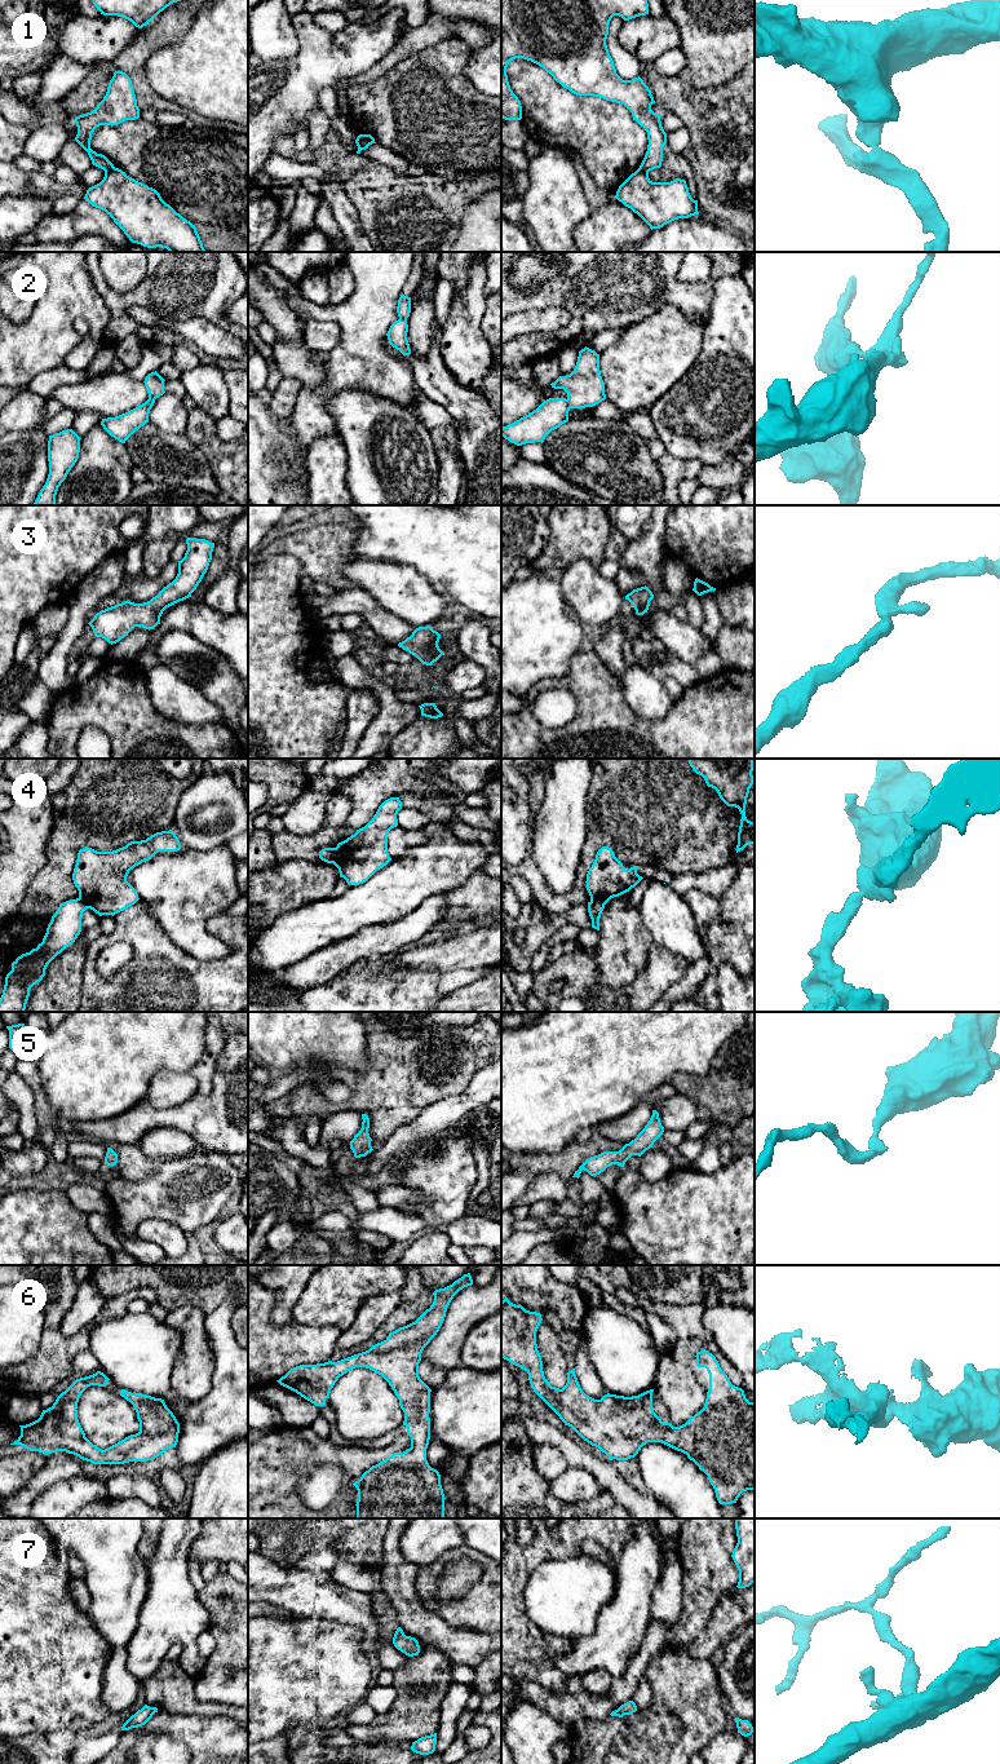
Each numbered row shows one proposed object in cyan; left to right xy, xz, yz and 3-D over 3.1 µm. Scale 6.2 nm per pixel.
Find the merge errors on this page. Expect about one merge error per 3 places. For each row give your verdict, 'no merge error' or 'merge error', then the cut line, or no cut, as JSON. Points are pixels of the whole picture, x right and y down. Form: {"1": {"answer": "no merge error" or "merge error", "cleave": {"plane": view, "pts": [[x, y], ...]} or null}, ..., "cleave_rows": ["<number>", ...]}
{"1": {"answer": "merge error", "cleave": {"plane": "xz", "pts": [[358, 136], [368, 145]]}}, "2": {"answer": "merge error", "cleave": {"plane": "yz", "pts": [[566, 399], [570, 407]]}}, "3": {"answer": "no merge error", "cleave": null}, "4": {"answer": "merge error", "cleave": {"plane": "xz", "pts": [[336, 848], [336, 856], [331, 862]]}}, "5": {"answer": "no merge error", "cleave": null}, "6": {"answer": "no merge error", "cleave": null}, "7": {"answer": "no merge error", "cleave": null}, "cleave_rows": ["1", "2", "4"]}

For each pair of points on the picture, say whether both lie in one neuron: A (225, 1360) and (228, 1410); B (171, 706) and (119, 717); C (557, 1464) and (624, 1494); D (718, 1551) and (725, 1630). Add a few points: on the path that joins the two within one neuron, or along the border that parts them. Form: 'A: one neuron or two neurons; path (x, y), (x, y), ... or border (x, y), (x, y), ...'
A: one neuron; path (225, 1373), (228, 1397)
B: two neurons; border (145, 680), (154, 707), (163, 715), (184, 723)
C: two neurons; border (547, 1444), (556, 1448), (569, 1466)
D: two neurons; border (735, 1586), (718, 1603), (706, 1625)

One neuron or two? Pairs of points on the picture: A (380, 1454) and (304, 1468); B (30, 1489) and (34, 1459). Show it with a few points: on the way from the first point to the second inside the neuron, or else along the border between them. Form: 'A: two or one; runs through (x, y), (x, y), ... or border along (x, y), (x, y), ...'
A: one; runs through (361, 1457), (323, 1457)
B: two; border along (47, 1455), (43, 1467), (13, 1495)

